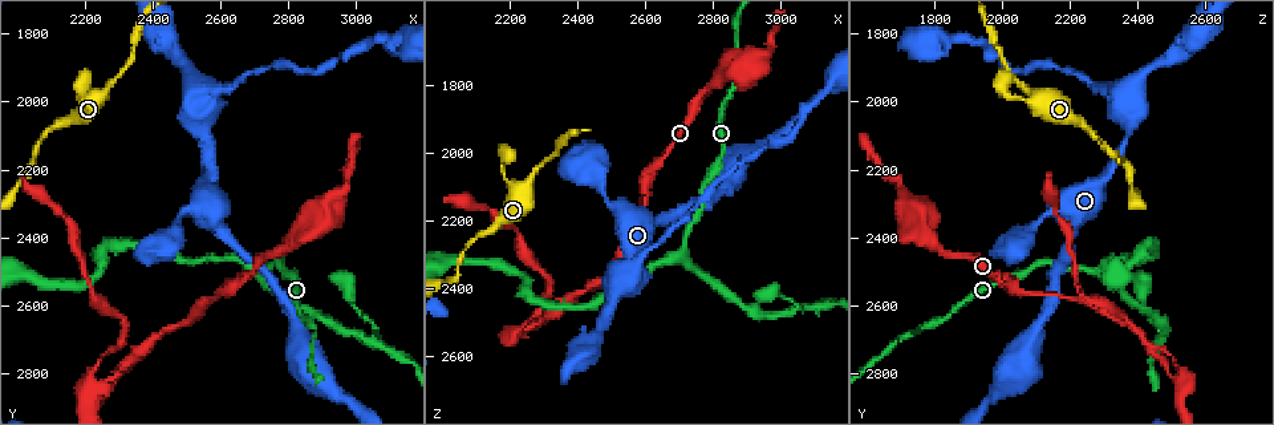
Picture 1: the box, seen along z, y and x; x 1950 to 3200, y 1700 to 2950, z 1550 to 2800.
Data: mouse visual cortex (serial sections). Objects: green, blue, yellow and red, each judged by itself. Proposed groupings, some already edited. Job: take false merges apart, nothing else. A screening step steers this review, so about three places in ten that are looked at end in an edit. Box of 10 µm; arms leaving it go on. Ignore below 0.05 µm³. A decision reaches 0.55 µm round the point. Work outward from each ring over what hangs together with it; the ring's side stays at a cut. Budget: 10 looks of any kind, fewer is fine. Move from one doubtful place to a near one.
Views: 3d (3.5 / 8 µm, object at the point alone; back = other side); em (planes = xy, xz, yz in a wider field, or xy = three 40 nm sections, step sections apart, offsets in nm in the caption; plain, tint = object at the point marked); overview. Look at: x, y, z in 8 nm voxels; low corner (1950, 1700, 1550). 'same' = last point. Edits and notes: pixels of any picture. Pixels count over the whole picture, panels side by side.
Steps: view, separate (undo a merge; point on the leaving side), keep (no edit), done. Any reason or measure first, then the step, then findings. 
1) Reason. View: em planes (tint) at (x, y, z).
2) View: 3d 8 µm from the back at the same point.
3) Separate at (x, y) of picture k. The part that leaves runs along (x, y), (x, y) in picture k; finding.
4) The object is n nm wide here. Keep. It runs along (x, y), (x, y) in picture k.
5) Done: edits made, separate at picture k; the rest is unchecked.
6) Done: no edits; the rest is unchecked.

Three arms meet. View: 3d 8 µm at (2710, 2490, 2300).

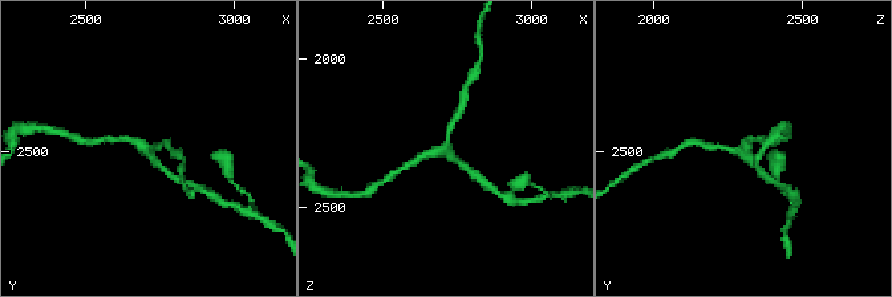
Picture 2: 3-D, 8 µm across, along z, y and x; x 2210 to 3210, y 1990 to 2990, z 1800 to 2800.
3 arms meet here; the arms are 200, 200, 200 nm wide. View: em xy step 5 (tint) at the same point.

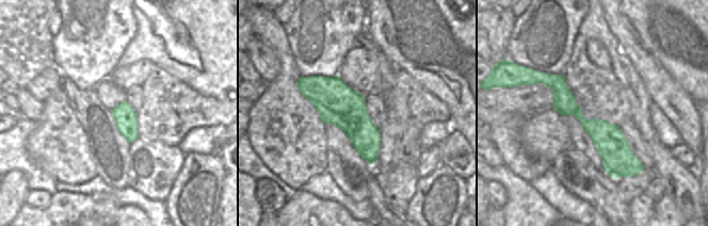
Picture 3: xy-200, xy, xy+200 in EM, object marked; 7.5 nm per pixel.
Keep. It runs along (459, 113), (447, 145), (413, 162) in picture 2; all the same cell.

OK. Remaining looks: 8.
Sudden change in width. View: 3d 8 µm at (2270, 1960, 2070).

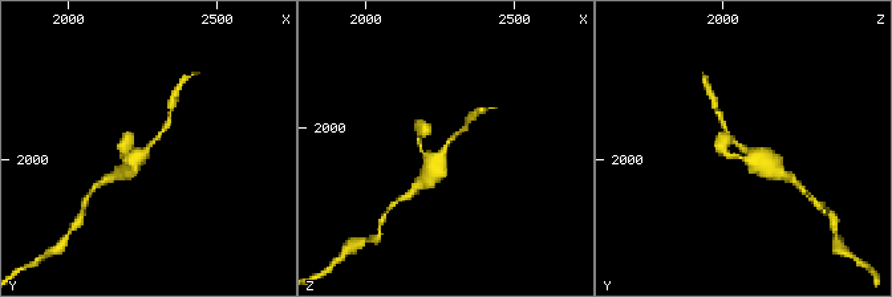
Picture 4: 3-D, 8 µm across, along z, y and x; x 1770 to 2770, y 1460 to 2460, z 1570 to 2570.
View: em xy step 2 (tint) at the same point.

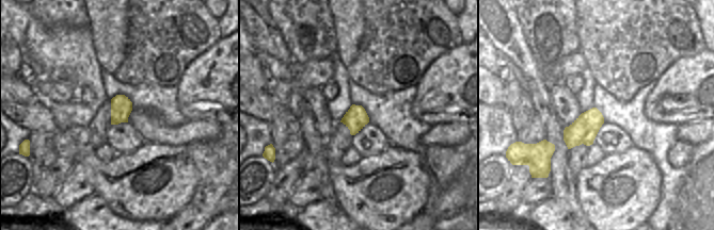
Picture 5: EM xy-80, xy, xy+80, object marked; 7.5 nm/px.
The object is 180 nm wide here. Keep. It runs along (771, 166), (736, 143), (722, 122) in picture 4; all the same cell.

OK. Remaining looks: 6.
Three arms meet. View: 3d 3.5 µm at (2250, 2830, 2510).

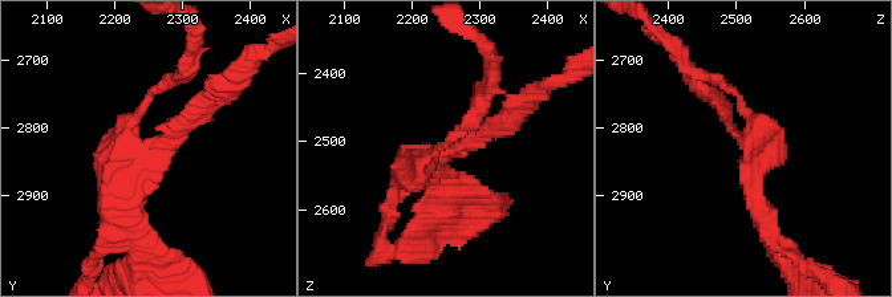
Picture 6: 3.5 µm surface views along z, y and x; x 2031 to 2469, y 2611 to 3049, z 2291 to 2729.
Need the tissue. View: em xy step 2 (tint) at (2255, 2825, 2520).

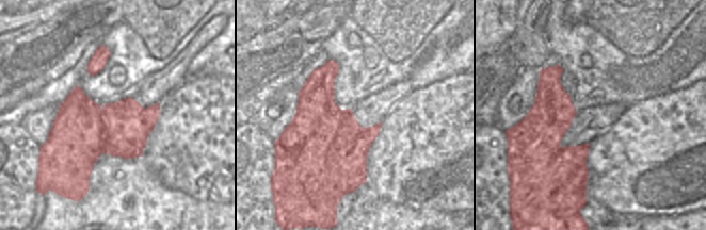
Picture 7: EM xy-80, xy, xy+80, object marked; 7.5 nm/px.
Cut it another way. View: em xy step 1 (tint) at the same point.

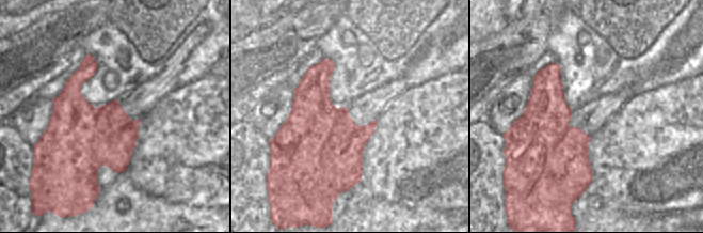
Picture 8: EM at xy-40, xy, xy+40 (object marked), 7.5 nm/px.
Separate at (766, 155) of picture 6. The part that leaves runs along (747, 149), (741, 100), (697, 72) in picture 6; a second cell is stuck on.

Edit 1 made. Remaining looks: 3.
Redraw. View: overview.

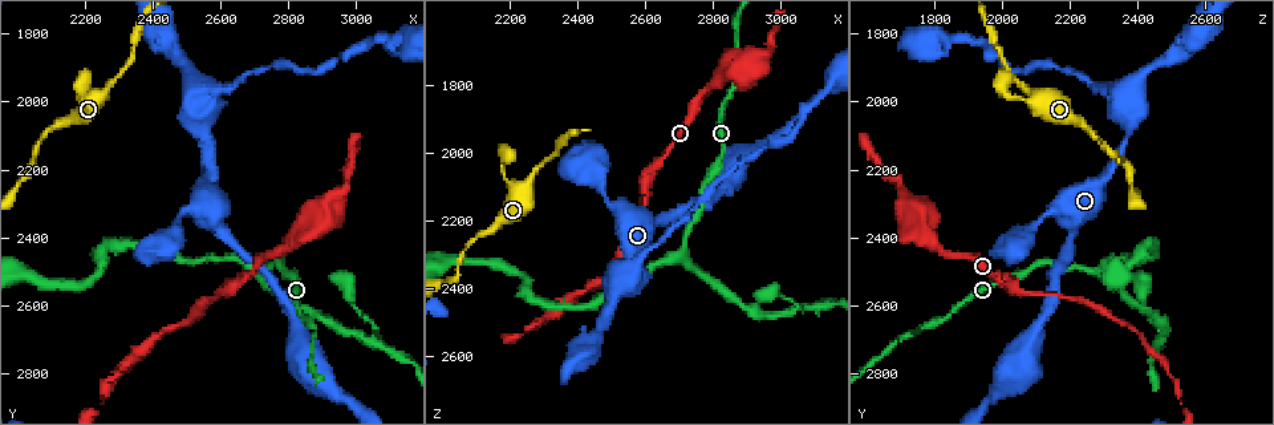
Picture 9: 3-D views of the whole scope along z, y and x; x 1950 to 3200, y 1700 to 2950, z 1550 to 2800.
Arms part here. View: 3d 3.5 µm at (3050, 2690, 2470).

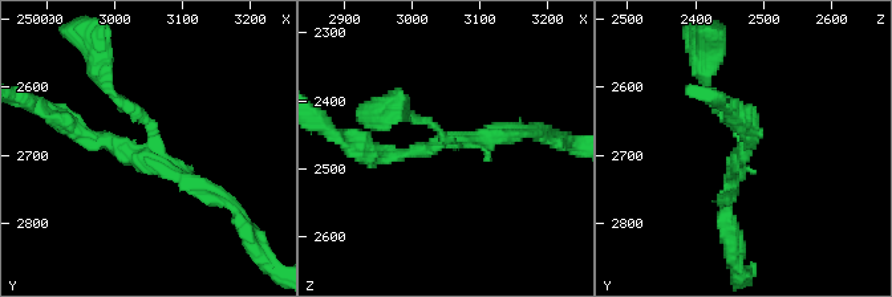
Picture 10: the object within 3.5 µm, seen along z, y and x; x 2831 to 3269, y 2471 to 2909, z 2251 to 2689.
The arms are 100, 200, 200 nm wide. Keep. It runs along (68, 126), (145, 154), (149, 122), (112, 93) in picture 10; all the same cell.

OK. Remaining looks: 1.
Done: edits made, separate at picture 6; the rest is unchecked.

